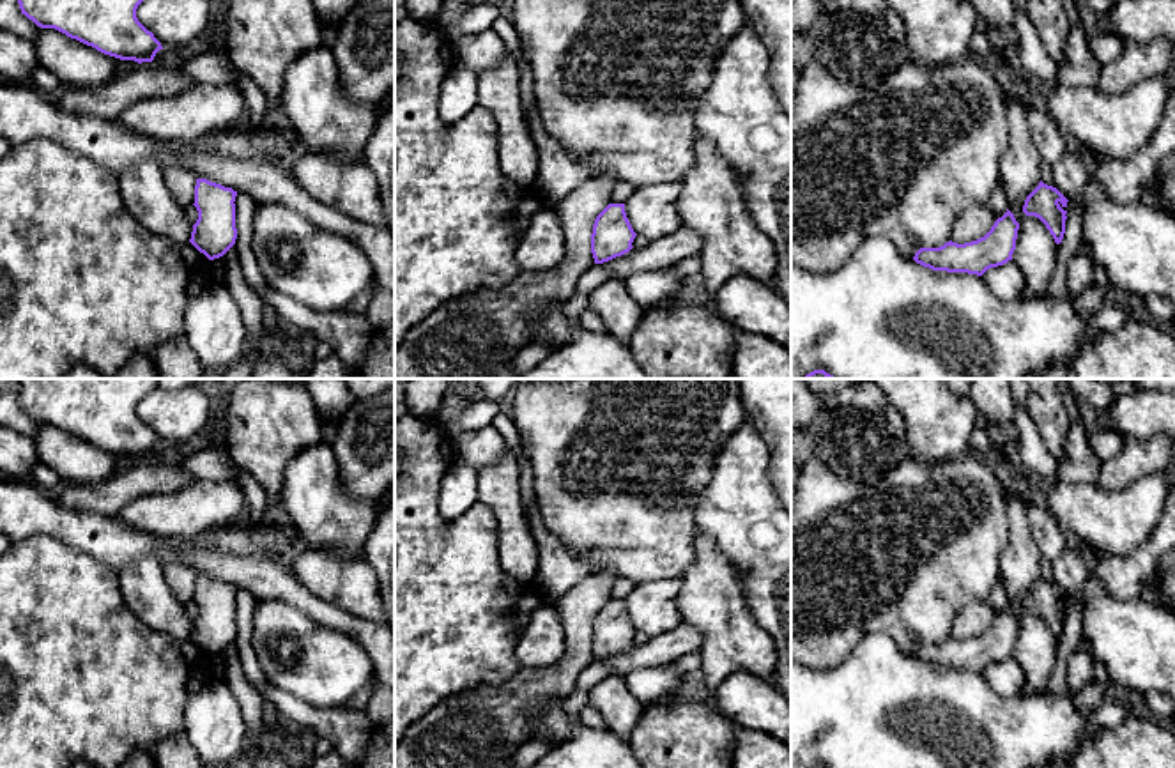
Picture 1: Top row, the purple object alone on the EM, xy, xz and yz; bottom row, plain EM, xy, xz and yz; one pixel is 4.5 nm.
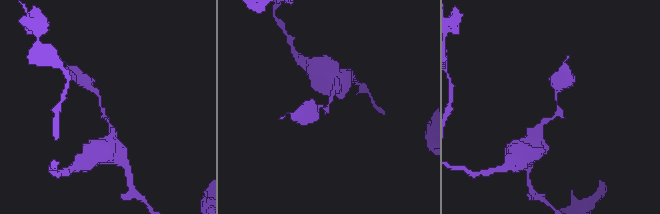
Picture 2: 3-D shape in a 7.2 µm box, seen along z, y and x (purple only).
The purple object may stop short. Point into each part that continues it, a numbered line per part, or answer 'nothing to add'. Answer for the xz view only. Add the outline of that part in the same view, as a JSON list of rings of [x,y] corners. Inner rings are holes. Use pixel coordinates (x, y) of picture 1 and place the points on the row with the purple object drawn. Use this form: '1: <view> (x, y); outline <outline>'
nothing to add

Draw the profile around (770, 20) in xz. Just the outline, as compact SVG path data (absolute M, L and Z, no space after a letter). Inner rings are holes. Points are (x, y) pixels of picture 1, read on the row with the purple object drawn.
M740 0L747 25L770 55L768 80L791 117L791 0Z

